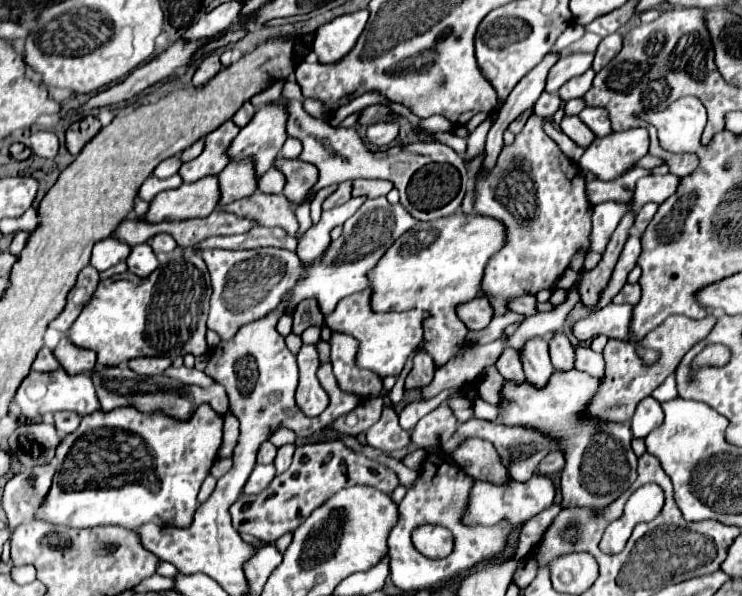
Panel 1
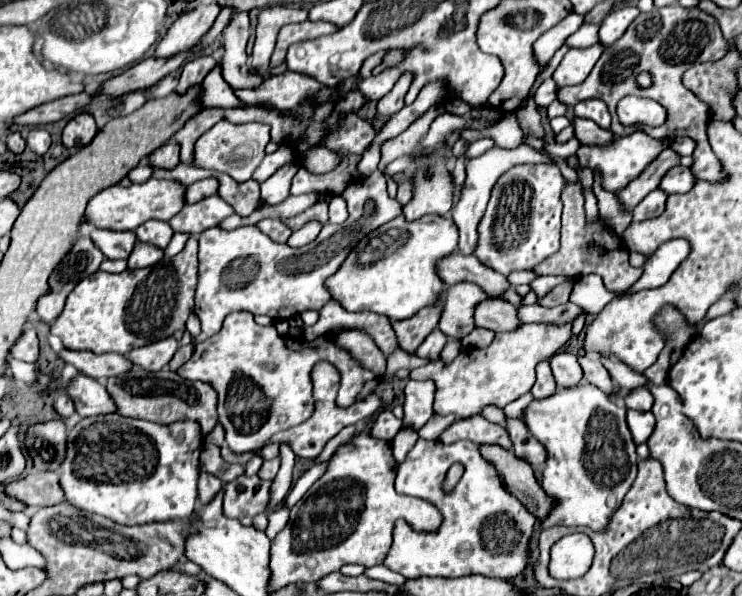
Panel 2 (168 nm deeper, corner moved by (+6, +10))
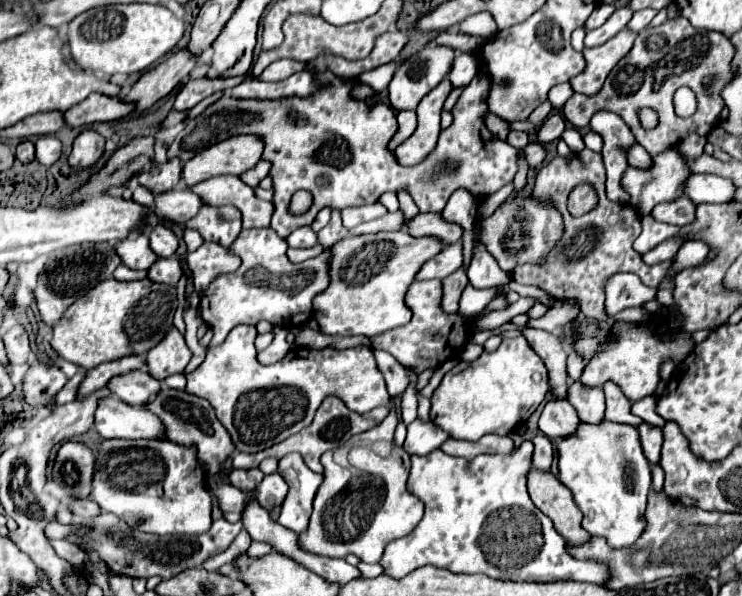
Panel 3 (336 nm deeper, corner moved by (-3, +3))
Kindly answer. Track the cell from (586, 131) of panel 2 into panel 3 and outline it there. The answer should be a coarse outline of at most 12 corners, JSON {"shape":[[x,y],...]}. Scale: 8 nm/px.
{"shape":[[639,145],[627,149],[631,167],[649,167],[651,155]]}

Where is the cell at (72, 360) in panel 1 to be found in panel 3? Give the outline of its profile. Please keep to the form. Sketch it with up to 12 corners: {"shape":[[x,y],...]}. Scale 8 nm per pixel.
{"shape":[[147,371],[109,379],[107,389],[129,405],[143,405],[161,389]]}

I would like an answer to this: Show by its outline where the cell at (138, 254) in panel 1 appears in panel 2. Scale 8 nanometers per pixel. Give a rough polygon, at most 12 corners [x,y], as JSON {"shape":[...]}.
{"shape":[[136,242],[128,268],[160,264],[164,252],[152,244]]}

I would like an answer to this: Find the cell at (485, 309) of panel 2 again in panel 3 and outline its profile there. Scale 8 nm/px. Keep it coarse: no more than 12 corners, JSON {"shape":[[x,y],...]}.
{"shape":[[523,327],[523,337],[545,361],[551,391],[567,397],[565,351],[557,335]]}

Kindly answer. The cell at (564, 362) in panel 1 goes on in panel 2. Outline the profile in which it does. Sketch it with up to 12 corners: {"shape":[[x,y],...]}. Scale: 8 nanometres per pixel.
{"shape":[[558,352],[550,366],[558,388],[582,382],[574,354]]}

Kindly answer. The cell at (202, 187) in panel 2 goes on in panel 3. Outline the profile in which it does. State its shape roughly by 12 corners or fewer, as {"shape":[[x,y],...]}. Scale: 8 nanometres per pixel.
{"shape":[[187,189],[155,199],[157,215],[185,225],[205,201]]}

